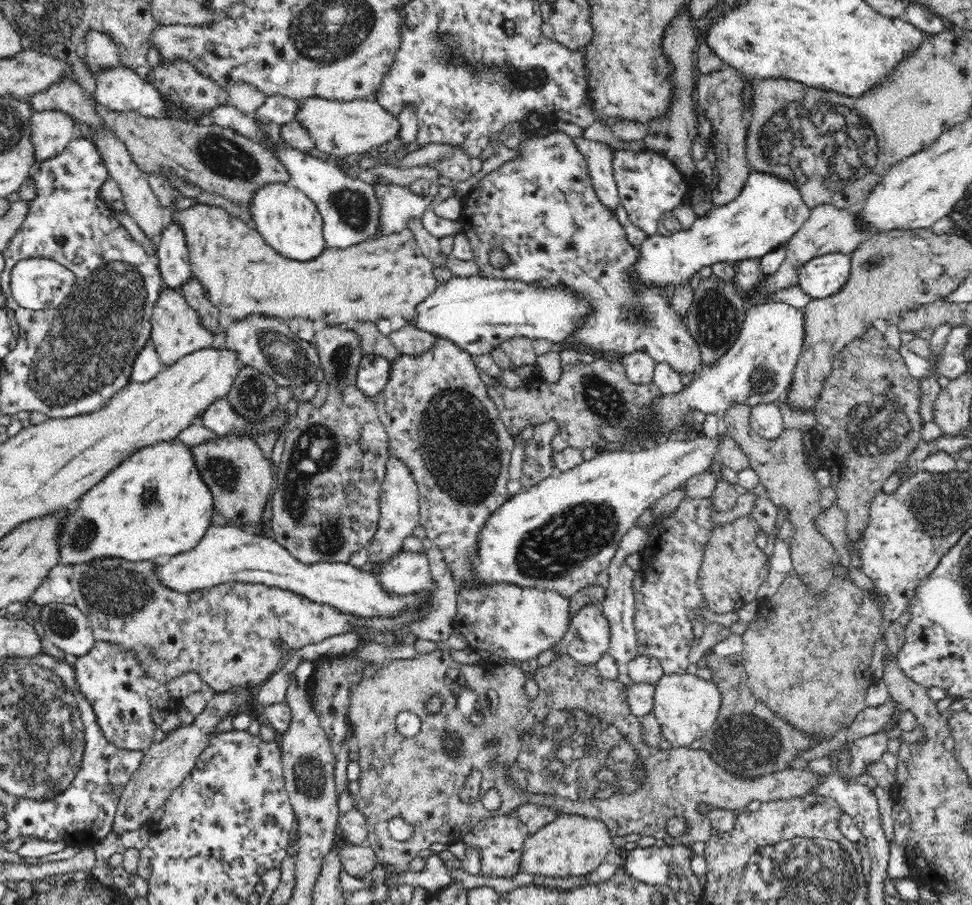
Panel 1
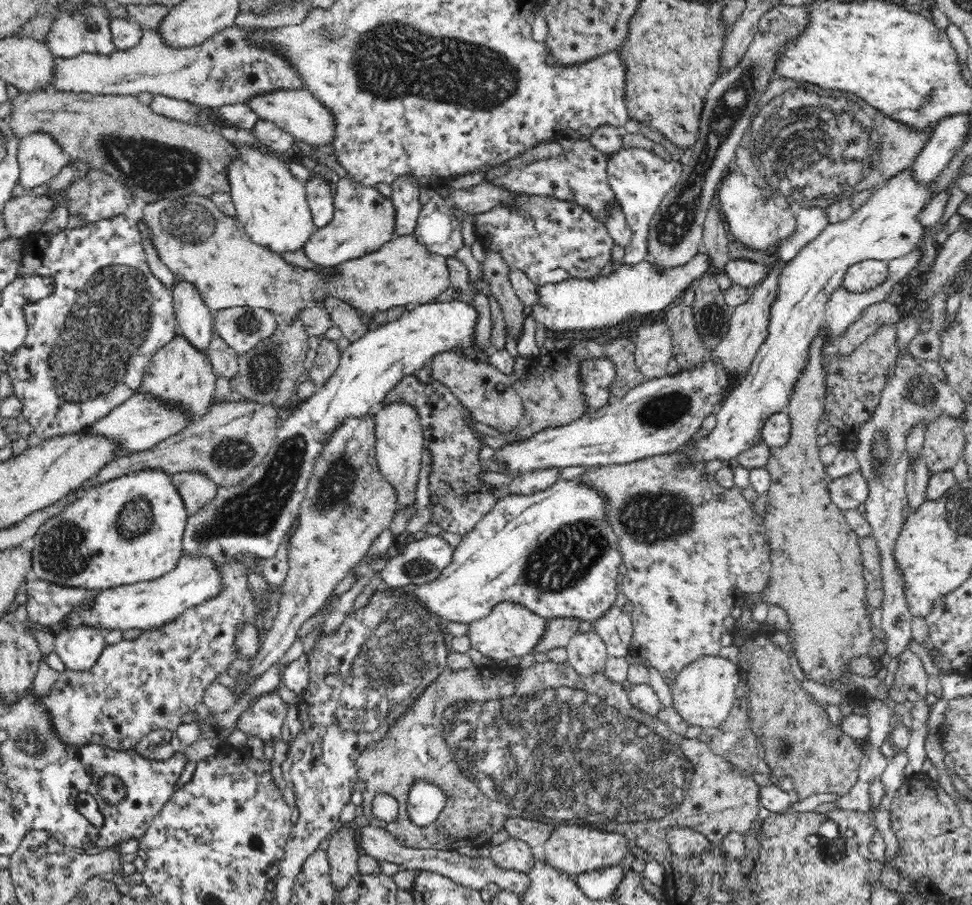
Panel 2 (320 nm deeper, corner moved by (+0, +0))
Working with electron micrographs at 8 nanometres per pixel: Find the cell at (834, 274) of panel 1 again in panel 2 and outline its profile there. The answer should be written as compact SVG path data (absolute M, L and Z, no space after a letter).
M860 261L849 266L843 278L843 286L850 292L866 292L882 284L889 274L886 261Z

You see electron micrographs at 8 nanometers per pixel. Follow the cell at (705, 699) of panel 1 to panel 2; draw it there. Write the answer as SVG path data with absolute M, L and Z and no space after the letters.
M702 656L685 666L671 686L673 707L680 716L694 726L714 728L726 720L736 698L736 687L742 680L742 672L734 661L716 656Z

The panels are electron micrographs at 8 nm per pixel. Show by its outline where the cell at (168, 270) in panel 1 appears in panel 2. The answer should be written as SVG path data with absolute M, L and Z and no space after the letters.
M179 281L173 288L173 307L177 321L177 336L188 339L198 351L207 354L212 340L213 314L194 285Z

